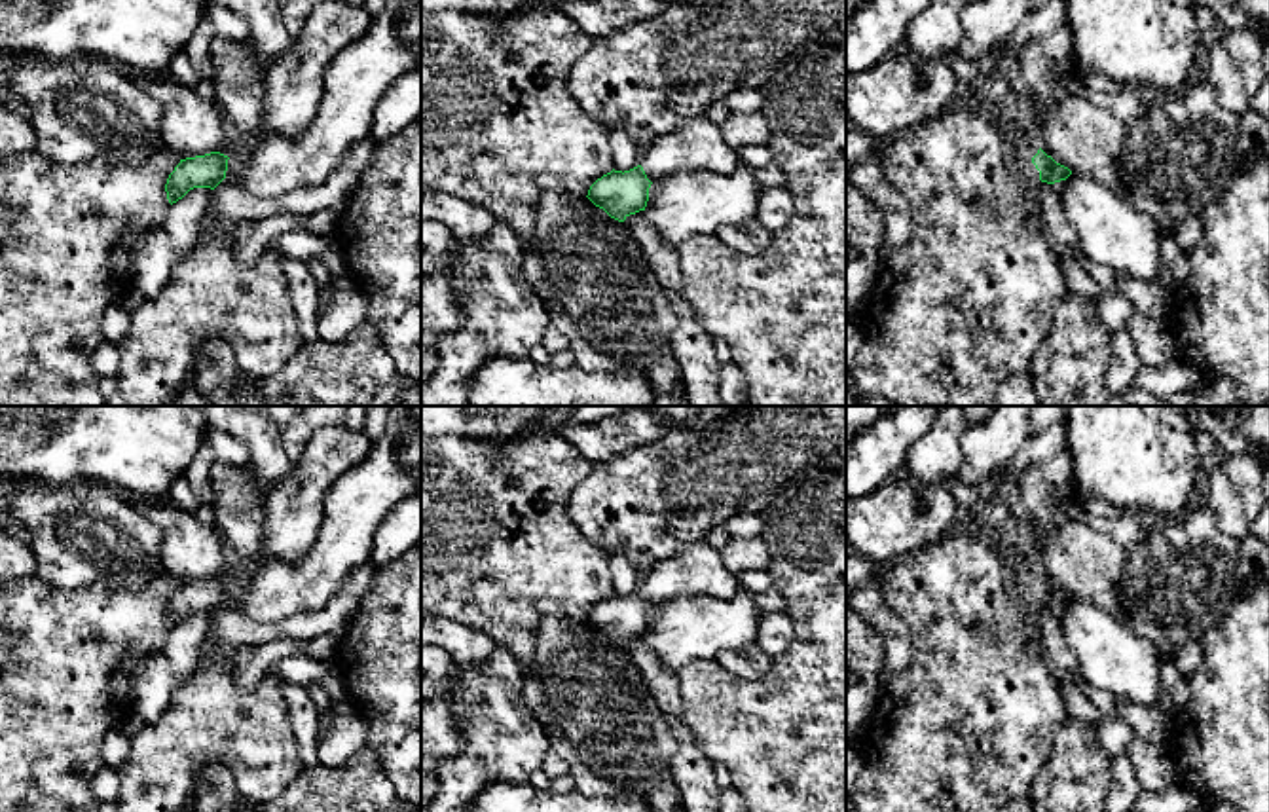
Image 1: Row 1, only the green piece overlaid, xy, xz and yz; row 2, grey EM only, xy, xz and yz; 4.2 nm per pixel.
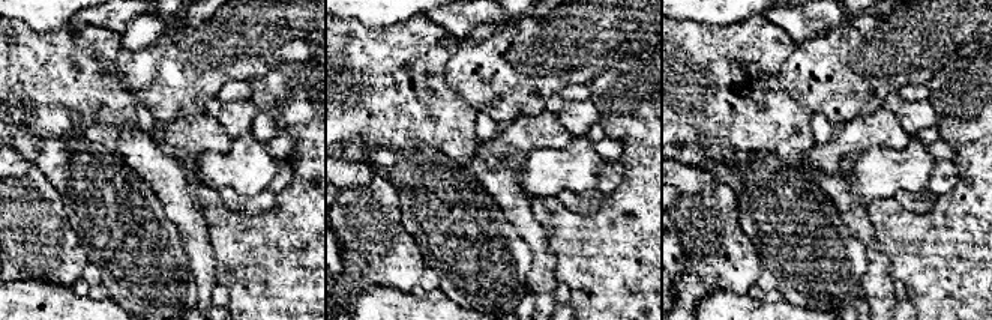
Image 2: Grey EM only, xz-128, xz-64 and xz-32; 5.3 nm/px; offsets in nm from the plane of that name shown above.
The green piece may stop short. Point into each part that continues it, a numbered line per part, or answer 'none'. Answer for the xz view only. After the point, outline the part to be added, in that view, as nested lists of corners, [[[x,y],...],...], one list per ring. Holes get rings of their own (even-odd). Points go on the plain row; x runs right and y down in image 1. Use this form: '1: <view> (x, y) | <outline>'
1: xz (698, 570) | [[[706,541],[687,546],[683,552],[656,562],[641,577],[639,590],[651,607],[664,605],[679,596],[732,598],[740,590],[738,575],[730,573],[719,552]]]

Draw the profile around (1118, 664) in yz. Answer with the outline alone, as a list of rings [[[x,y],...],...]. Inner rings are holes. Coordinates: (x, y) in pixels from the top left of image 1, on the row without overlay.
[[[1072,598],[1053,611],[1077,656],[1087,691],[1117,704],[1159,704],[1163,658],[1151,641],[1081,598]]]

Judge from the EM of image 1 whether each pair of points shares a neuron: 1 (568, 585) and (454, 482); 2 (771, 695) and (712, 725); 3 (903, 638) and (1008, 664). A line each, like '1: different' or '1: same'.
1: same
2: same
3: different

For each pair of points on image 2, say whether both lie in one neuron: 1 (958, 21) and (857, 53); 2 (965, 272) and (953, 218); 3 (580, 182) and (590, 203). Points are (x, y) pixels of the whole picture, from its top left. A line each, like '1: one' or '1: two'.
1: one
2: one
3: two

